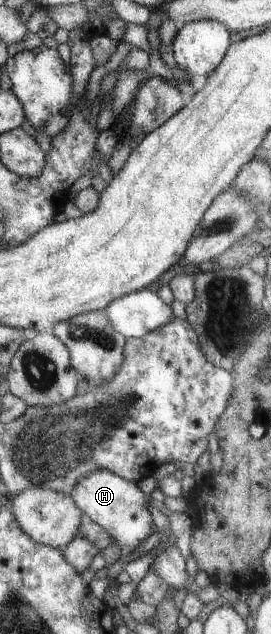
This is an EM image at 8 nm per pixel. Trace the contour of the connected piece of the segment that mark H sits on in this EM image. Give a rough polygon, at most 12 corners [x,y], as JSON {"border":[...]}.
{"border":[[95,470],[72,496],[109,530],[123,565],[157,529],[147,495]]}

